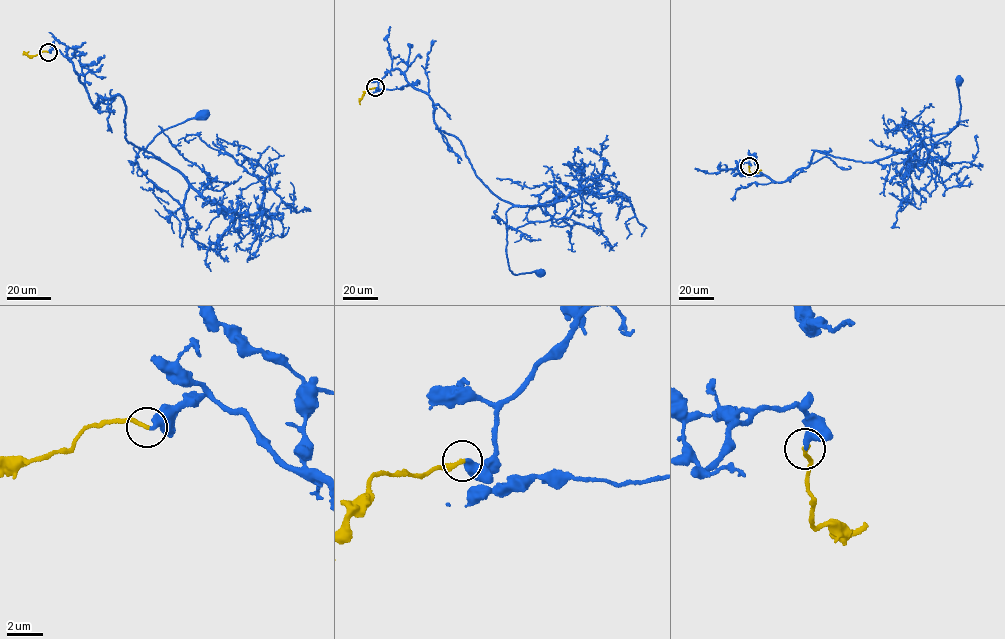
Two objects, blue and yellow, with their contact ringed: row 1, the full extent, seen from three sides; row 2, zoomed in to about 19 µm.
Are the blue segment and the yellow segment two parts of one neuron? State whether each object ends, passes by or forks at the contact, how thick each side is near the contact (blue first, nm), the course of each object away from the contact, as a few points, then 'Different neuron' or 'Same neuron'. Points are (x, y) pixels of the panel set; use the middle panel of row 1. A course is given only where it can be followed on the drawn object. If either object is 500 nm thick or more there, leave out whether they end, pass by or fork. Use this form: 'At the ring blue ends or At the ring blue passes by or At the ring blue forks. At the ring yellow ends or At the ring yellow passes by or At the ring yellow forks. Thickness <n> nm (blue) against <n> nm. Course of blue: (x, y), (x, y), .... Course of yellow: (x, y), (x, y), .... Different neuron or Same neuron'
At the ring blue ends. At the ring yellow ends. Thickness 400 nm (blue) against 260 nm. Course of blue: (375, 87), (397, 68), (428, 95), (439, 130), (460, 140), (475, 175), (513, 206), (510, 269), (540, 270). Course of yellow: (375, 87), (366, 89), (360, 104). Same neuron

